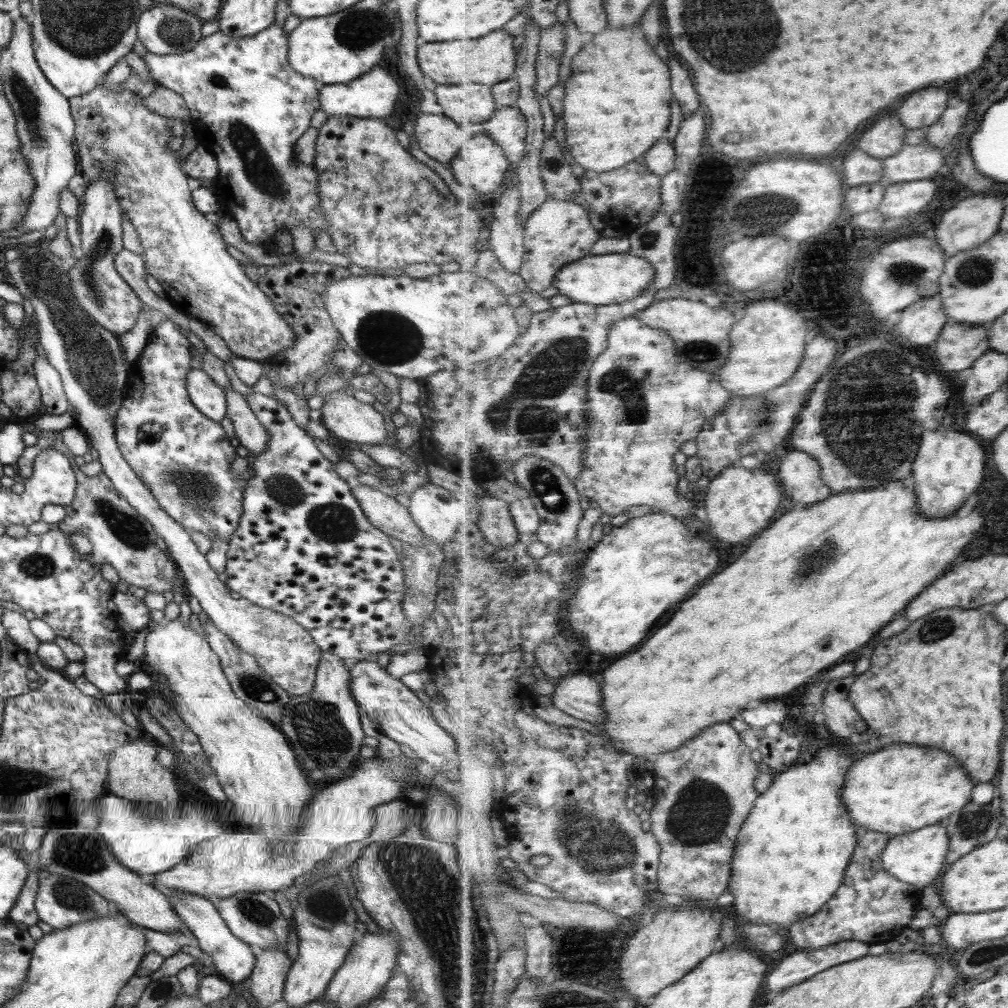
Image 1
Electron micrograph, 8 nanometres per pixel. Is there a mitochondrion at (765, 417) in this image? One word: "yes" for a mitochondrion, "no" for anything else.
yes

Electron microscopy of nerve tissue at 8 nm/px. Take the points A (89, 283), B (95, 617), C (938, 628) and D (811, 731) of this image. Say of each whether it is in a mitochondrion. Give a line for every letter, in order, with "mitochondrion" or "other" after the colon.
A: mitochondrion
B: other
C: mitochondrion
D: other

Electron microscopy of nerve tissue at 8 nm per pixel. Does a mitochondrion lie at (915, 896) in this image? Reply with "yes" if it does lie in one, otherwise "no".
no

